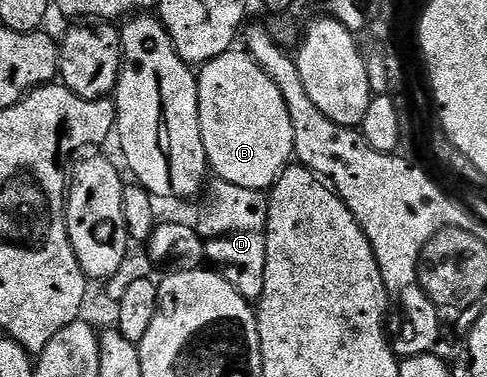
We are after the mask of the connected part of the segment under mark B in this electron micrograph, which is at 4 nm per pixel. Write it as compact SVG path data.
M232 51L214 57L198 70L199 126L201 143L205 143L205 155L210 172L225 183L237 183L237 187L270 190L284 169L295 157L295 136L289 111L277 83L252 59L246 51Z

